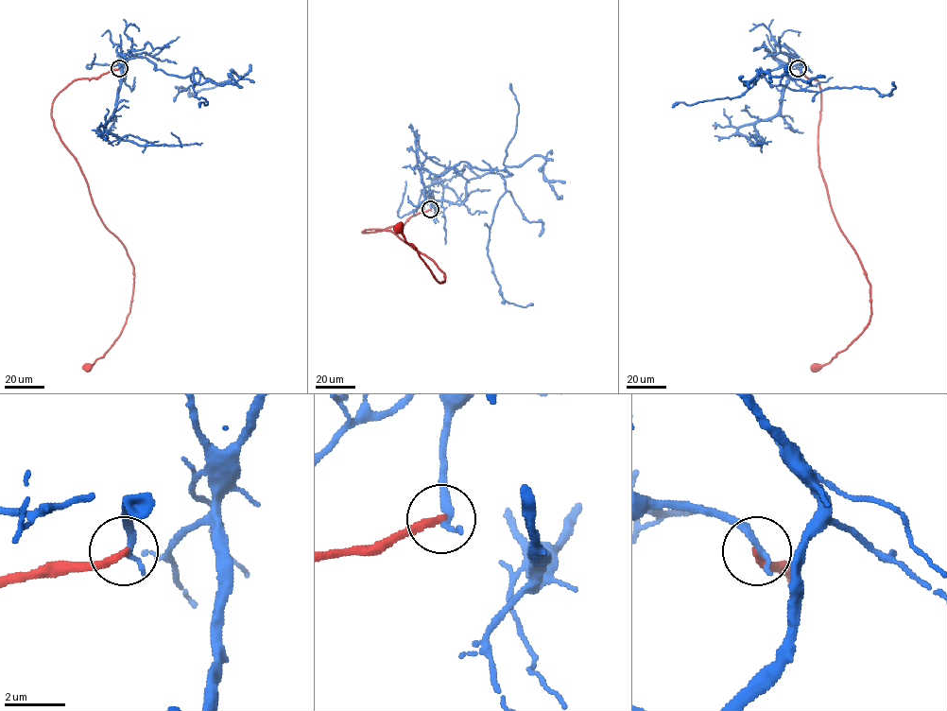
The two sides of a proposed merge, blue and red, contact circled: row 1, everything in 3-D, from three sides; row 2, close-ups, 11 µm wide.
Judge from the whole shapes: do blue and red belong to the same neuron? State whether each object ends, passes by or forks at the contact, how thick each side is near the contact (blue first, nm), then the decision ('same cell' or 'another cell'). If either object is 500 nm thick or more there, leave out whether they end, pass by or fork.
blue ends there; red ends there; 240 nm thick on the blue side, 240 nm on the other; same cell

